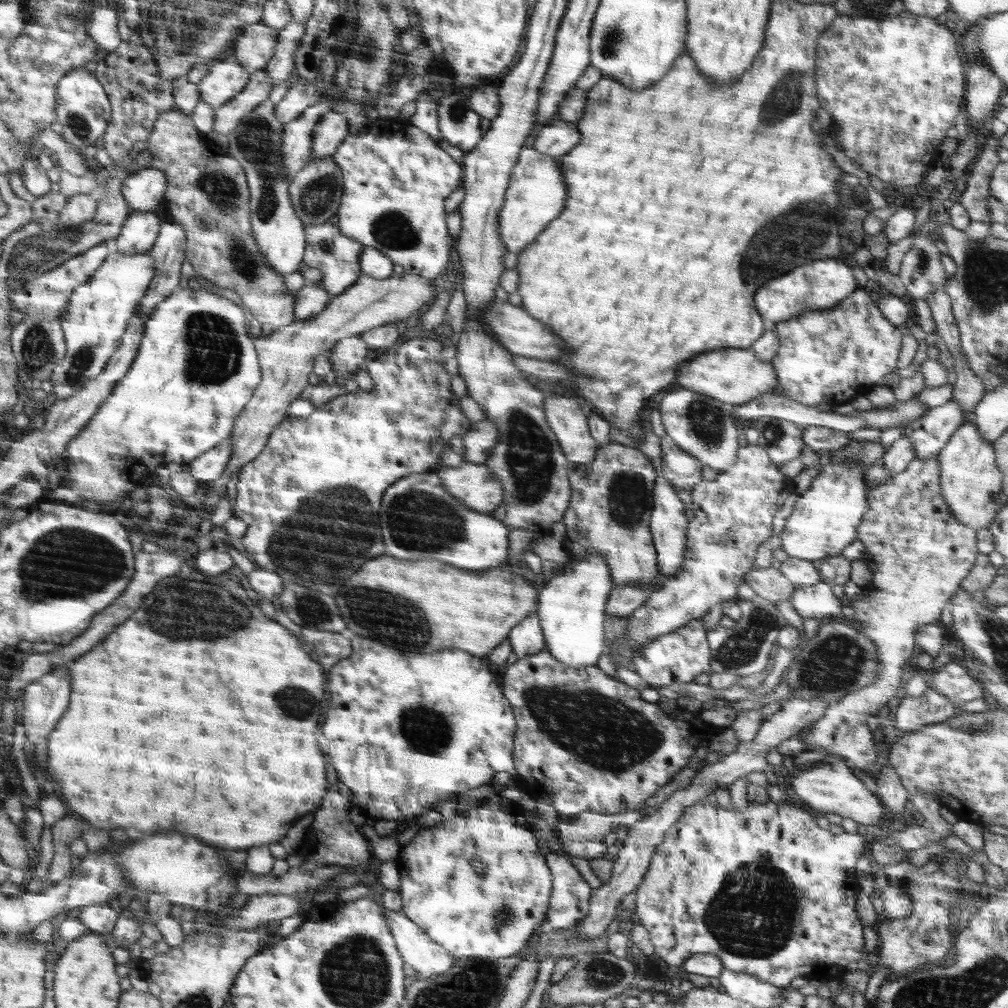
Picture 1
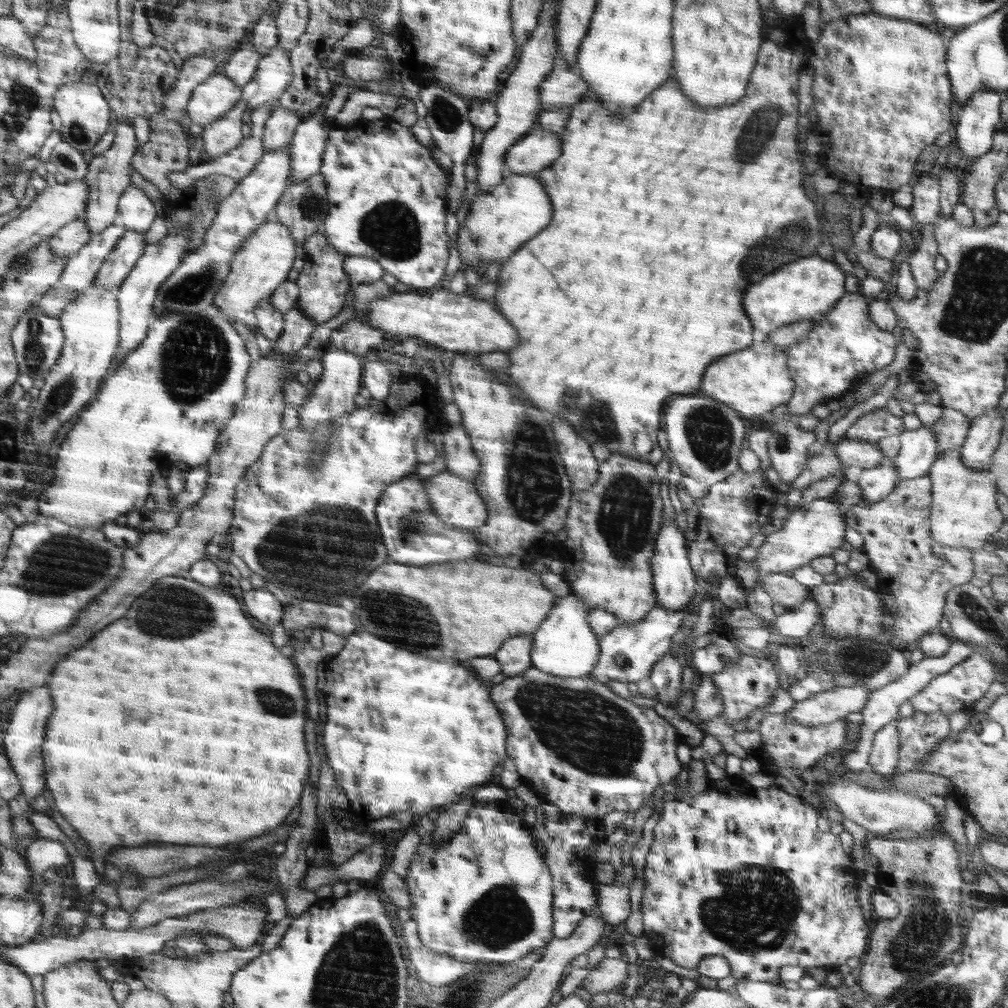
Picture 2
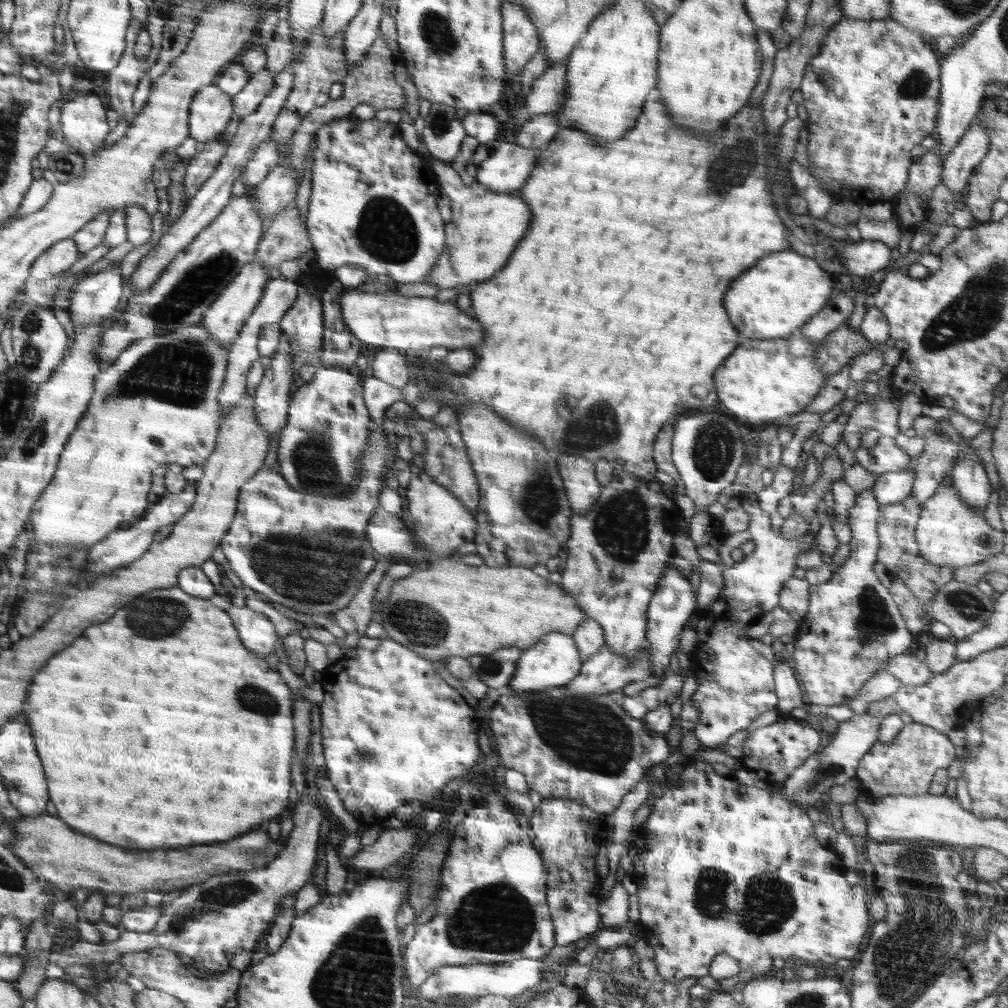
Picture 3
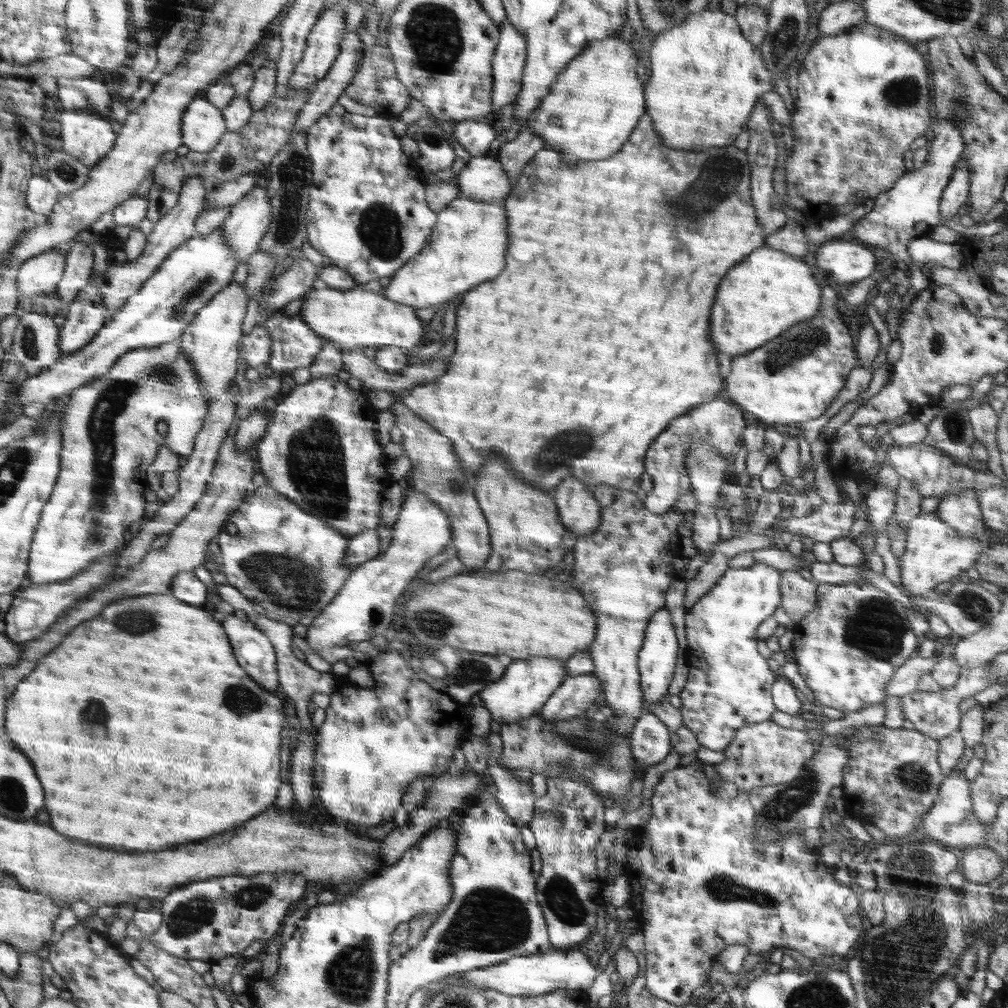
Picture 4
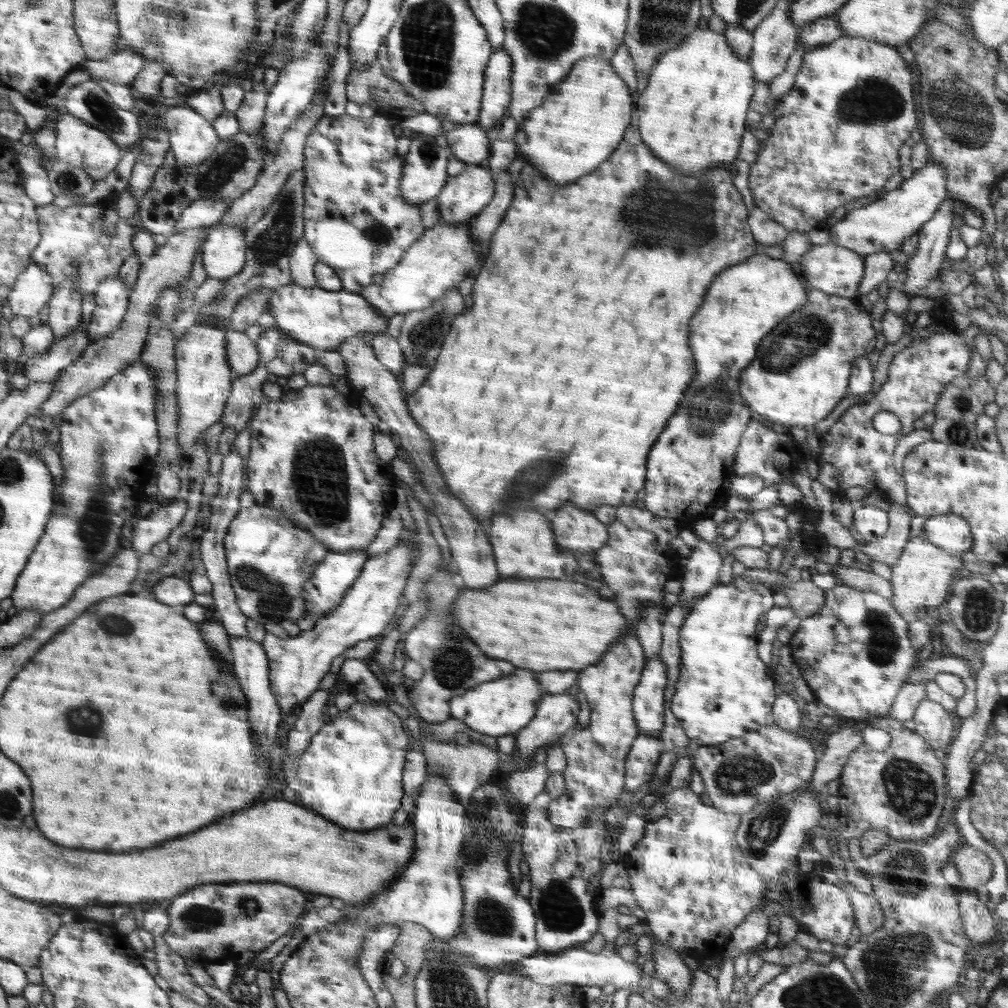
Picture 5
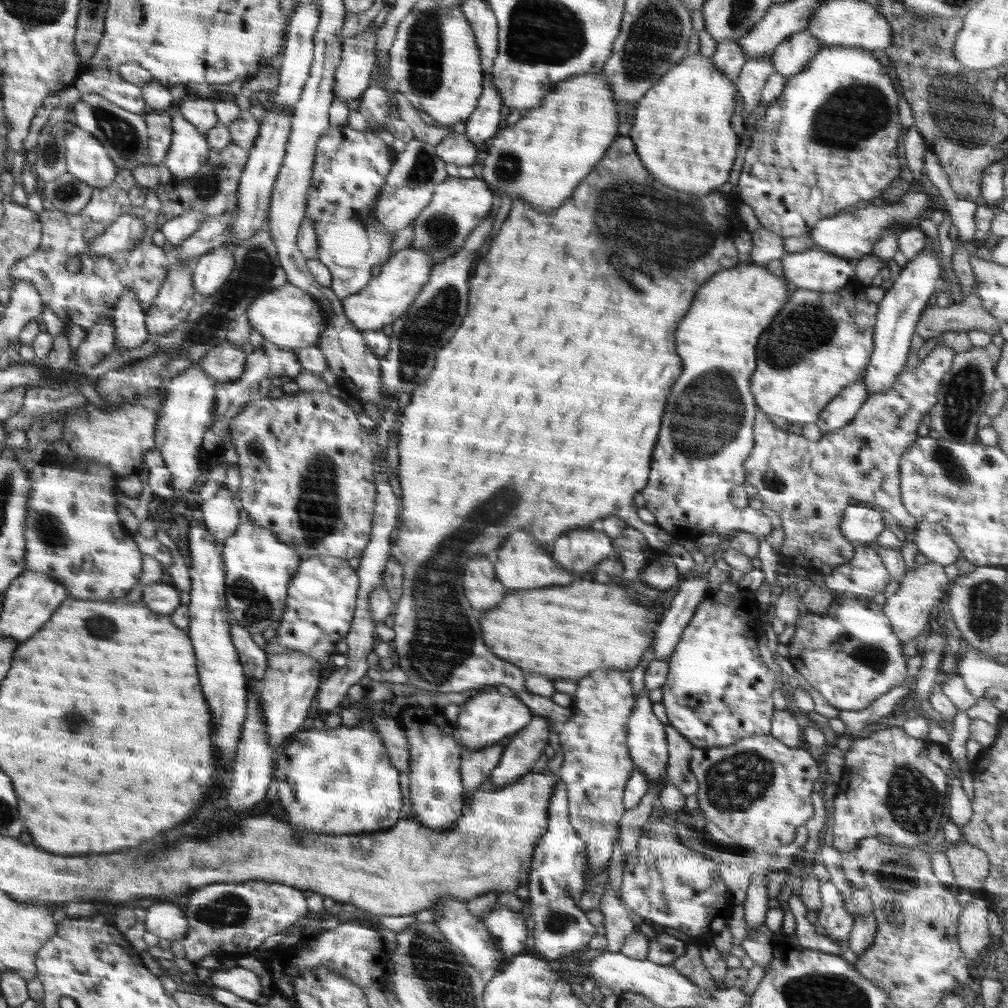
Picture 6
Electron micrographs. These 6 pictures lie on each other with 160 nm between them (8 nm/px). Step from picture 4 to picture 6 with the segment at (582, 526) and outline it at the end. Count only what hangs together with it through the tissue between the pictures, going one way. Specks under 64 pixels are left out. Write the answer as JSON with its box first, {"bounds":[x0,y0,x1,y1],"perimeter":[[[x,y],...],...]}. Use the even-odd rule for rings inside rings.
{"bounds":[552,525,614,576],"perimeter":[[[596,525],[587,526],[587,528],[576,528],[570,532],[565,532],[552,542],[552,558],[568,572],[572,572],[574,576],[578,574],[586,574],[588,570],[592,570],[599,565],[605,558],[614,555],[612,539]]]}

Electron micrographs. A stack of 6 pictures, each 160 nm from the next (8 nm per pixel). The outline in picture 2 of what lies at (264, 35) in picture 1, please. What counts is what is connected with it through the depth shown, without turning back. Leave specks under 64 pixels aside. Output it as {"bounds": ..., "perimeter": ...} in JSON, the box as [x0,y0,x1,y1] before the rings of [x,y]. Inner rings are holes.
{"bounds":[222,38,261,86],"perimeter":[[[249,38],[249,41],[242,44],[238,50],[230,52],[230,58],[222,72],[236,86],[246,86],[253,79],[261,58],[261,54]]]}

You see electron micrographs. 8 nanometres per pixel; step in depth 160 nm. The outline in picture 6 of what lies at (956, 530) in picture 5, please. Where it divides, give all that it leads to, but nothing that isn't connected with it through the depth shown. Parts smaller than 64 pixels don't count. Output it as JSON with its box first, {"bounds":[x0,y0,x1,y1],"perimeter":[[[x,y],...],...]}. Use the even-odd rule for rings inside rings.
{"bounds":[914,521,961,566],"perimeter":[[[919,521],[915,528],[914,544],[918,552],[932,562],[946,566],[954,564],[961,556],[944,523]]]}

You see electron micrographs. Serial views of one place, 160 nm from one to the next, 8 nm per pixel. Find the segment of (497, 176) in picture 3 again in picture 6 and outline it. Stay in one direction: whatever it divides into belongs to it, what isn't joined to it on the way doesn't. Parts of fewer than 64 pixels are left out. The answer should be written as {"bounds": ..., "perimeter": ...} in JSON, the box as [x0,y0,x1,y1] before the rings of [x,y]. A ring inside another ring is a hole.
{"bounds":[410,177,493,265],"perimeter":[[[448,177],[435,190],[431,204],[424,209],[410,226],[414,227],[411,246],[432,254],[434,265],[454,257],[465,245],[476,227],[484,222],[492,209],[493,191],[483,179]]]}

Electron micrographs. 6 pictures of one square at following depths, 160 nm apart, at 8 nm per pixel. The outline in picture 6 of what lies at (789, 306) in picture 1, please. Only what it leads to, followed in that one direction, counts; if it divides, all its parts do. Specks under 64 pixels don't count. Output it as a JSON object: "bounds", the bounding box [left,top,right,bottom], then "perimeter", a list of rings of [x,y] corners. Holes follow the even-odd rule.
{"bounds":[640,265,793,543],"perimeter":[[[737,265],[735,268],[714,274],[710,280],[706,281],[698,289],[698,292],[696,292],[694,302],[692,302],[692,306],[690,306],[690,312],[688,312],[688,314],[682,318],[682,322],[678,324],[678,330],[676,330],[676,354],[682,358],[682,374],[680,374],[680,378],[674,382],[672,390],[670,390],[670,394],[668,394],[668,398],[666,398],[664,416],[660,425],[655,449],[652,451],[649,478],[646,486],[640,491],[640,494],[644,496],[644,500],[646,501],[645,507],[654,514],[656,524],[682,543],[685,541],[696,541],[701,535],[707,533],[710,535],[732,535],[741,530],[742,532],[749,532],[760,538],[766,536],[772,530],[771,520],[761,510],[754,510],[749,506],[744,508],[734,506],[730,500],[730,493],[733,488],[744,484],[743,464],[751,453],[752,448],[754,448],[755,434],[753,433],[753,426],[758,406],[750,390],[750,381],[754,370],[756,370],[756,342],[758,342],[758,336],[767,329],[772,319],[778,314],[778,311],[784,306],[788,298],[790,298],[793,289],[791,284],[786,282],[784,278],[773,276],[768,272],[768,269],[764,265]]]}

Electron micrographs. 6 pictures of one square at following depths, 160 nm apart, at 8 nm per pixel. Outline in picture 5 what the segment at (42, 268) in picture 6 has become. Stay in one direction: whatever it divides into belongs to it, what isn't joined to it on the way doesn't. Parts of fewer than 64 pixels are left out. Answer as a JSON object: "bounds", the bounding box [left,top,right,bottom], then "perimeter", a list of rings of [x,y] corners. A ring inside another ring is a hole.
{"bounds":[33,194,146,296],"perimeter":[[[116,194],[106,196],[96,204],[76,204],[60,208],[48,204],[38,208],[39,229],[42,238],[34,250],[33,260],[38,267],[52,275],[54,286],[60,286],[66,277],[78,277],[76,283],[83,296],[95,296],[96,290],[108,277],[118,274],[126,258],[137,254],[131,244],[138,232],[146,232],[135,215],[127,220],[118,218],[115,209]],[[136,227],[136,228],[134,228]],[[79,262],[78,270],[71,269],[71,263]]]}

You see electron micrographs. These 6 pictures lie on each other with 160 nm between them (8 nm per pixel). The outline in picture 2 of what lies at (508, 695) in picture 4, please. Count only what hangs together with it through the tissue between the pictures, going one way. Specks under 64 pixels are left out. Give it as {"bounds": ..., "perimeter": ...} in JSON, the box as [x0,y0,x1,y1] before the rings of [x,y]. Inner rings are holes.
{"bounds":[531,591,600,677],"perimeter":[[[573,591],[566,597],[557,597],[550,614],[533,633],[531,666],[554,677],[588,676],[600,654],[599,636],[593,633],[587,621],[587,612],[590,609],[592,608],[589,608],[579,596],[573,594]]]}

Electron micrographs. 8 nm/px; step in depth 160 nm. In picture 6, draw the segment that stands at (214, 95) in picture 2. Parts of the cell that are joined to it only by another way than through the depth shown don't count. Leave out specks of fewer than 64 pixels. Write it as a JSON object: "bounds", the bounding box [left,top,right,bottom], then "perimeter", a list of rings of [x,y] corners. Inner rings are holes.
{"bounds":[164,110,211,180],"perimeter":[[[179,110],[172,116],[173,135],[171,145],[164,157],[164,166],[168,167],[176,180],[193,178],[198,169],[206,162],[211,148],[205,135],[188,122]]]}

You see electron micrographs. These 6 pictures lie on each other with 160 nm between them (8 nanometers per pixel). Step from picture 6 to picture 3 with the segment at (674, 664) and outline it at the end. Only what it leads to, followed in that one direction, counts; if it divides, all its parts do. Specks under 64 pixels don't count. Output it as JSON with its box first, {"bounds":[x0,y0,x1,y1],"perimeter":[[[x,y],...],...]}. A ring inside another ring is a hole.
{"bounds":[691,500,816,750],"perimeter":[[[746,500],[744,501],[742,504],[743,509],[750,515],[750,524],[748,525],[748,532],[750,532],[750,536],[752,536],[751,541],[754,542],[755,544],[755,548],[754,551],[749,555],[749,556],[744,556],[743,560],[741,562],[737,562],[734,563],[734,565],[731,568],[725,569],[723,570],[722,576],[723,576],[723,587],[722,590],[720,591],[720,595],[718,595],[718,598],[716,600],[714,600],[714,602],[710,602],[710,606],[708,606],[708,608],[705,608],[704,610],[700,610],[698,613],[698,620],[696,625],[696,634],[698,635],[698,642],[697,642],[697,647],[696,650],[693,654],[691,654],[691,658],[694,658],[695,660],[699,661],[702,664],[702,668],[704,669],[704,672],[694,672],[694,677],[696,677],[696,680],[698,681],[698,690],[696,690],[696,692],[694,692],[694,694],[692,694],[692,703],[694,703],[694,705],[696,705],[696,707],[698,707],[698,711],[700,711],[700,718],[698,718],[698,722],[696,724],[696,726],[694,727],[694,734],[696,735],[696,738],[698,739],[698,741],[700,741],[701,745],[703,748],[708,748],[708,749],[714,749],[714,750],[719,750],[719,749],[724,749],[726,742],[728,741],[728,739],[730,738],[730,736],[732,736],[732,734],[736,734],[736,732],[738,731],[742,731],[745,730],[749,727],[749,725],[754,722],[754,720],[756,720],[760,715],[764,714],[764,712],[768,712],[770,710],[773,710],[777,707],[777,702],[778,702],[778,696],[776,695],[775,692],[775,683],[774,683],[774,678],[773,678],[773,669],[776,663],[772,663],[770,661],[768,661],[768,659],[766,659],[765,657],[762,657],[762,655],[760,655],[760,653],[758,653],[758,651],[756,651],[756,649],[754,649],[754,647],[752,647],[748,642],[750,642],[750,637],[748,636],[748,632],[749,632],[749,628],[753,625],[754,622],[756,622],[757,620],[759,620],[763,615],[765,615],[766,613],[770,613],[771,610],[773,608],[776,608],[776,606],[779,606],[779,592],[782,590],[783,584],[789,579],[792,578],[793,576],[796,576],[797,574],[800,574],[800,572],[798,571],[797,568],[797,564],[796,564],[796,559],[797,556],[801,553],[801,552],[808,552],[810,550],[814,550],[814,549],[809,549],[810,545],[814,545],[814,542],[816,540],[816,535],[813,536],[812,533],[807,532],[804,536],[801,536],[800,538],[784,538],[783,536],[780,536],[776,530],[772,530],[772,525],[770,525],[770,520],[768,519],[768,514],[767,512],[764,512],[762,509],[758,508],[757,505],[754,505],[752,503],[752,501]]]}

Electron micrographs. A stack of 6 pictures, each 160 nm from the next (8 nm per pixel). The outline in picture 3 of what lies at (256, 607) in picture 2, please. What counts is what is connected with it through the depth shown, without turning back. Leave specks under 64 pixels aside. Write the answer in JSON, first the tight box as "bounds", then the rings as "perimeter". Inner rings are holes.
{"bounds":[226,602,279,658],"perimeter":[[[232,602],[226,610],[228,614],[232,614],[232,622],[236,622],[236,630],[240,630],[244,646],[256,656],[266,658],[278,647],[279,638],[275,626],[264,613],[260,614],[248,608],[236,608]]]}

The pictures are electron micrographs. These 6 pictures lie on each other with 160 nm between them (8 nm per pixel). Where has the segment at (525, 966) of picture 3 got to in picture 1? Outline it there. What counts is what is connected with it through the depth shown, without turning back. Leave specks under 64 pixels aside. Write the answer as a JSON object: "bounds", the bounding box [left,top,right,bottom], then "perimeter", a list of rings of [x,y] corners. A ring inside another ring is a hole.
{"bounds":[383,908,455,978],"perimeter":[[[383,908],[383,914],[399,952],[403,955],[404,963],[412,966],[419,978],[430,978],[452,968],[455,959],[443,946],[434,942],[415,922],[412,922],[403,911],[396,912]]]}

